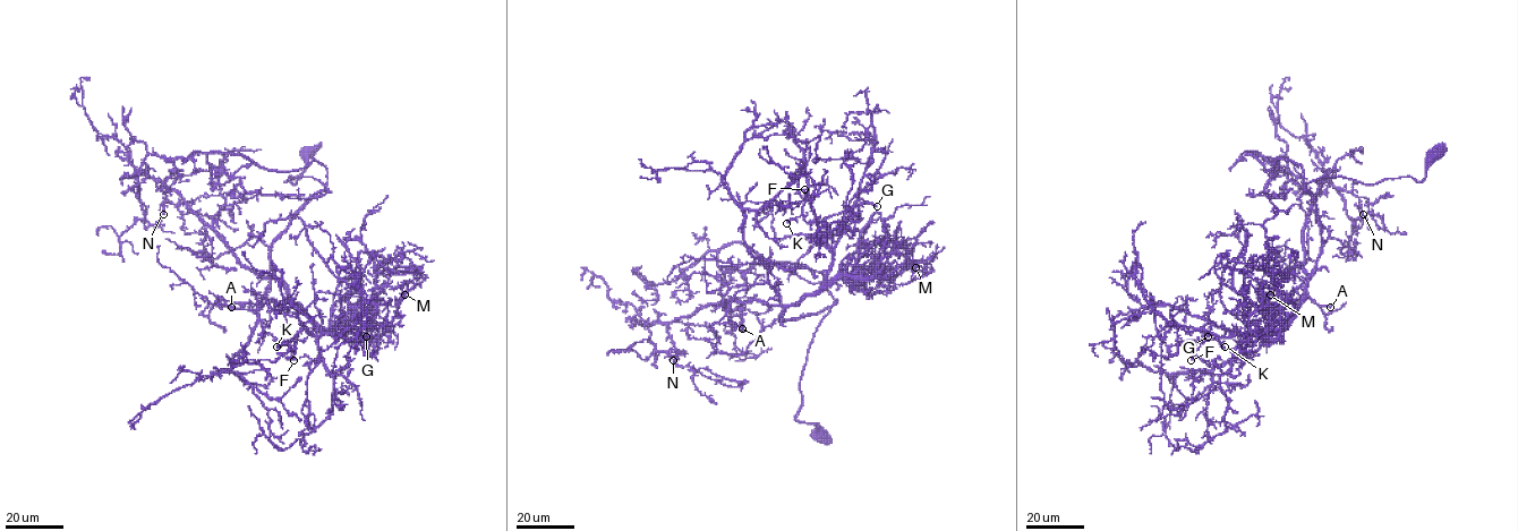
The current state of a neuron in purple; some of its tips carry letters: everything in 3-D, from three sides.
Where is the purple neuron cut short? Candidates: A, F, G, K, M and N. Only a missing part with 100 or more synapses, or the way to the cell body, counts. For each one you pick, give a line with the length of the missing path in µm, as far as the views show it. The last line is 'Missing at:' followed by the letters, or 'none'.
Missing at: none

